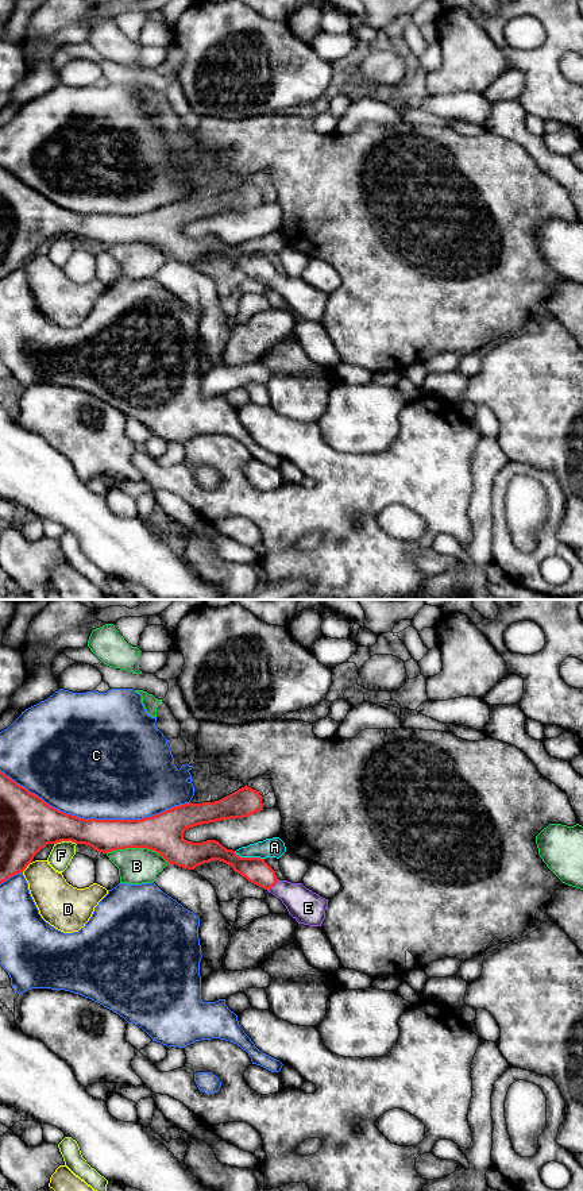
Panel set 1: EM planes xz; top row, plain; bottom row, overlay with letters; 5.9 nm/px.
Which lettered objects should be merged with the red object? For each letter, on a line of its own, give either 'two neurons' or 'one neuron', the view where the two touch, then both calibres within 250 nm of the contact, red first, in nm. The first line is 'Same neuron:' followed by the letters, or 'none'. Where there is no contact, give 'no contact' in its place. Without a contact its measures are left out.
Same neuron: E
A: two neurons | xz | 160/120 nm
B: two neurons | xz | 240/220 nm
C: two neurons | xz | 190/500 nm
D: two neurons | xz | 320/240 nm
E: one neuron | xz | 160/200 nm
F: two neurons | xz | 340/140 nm

